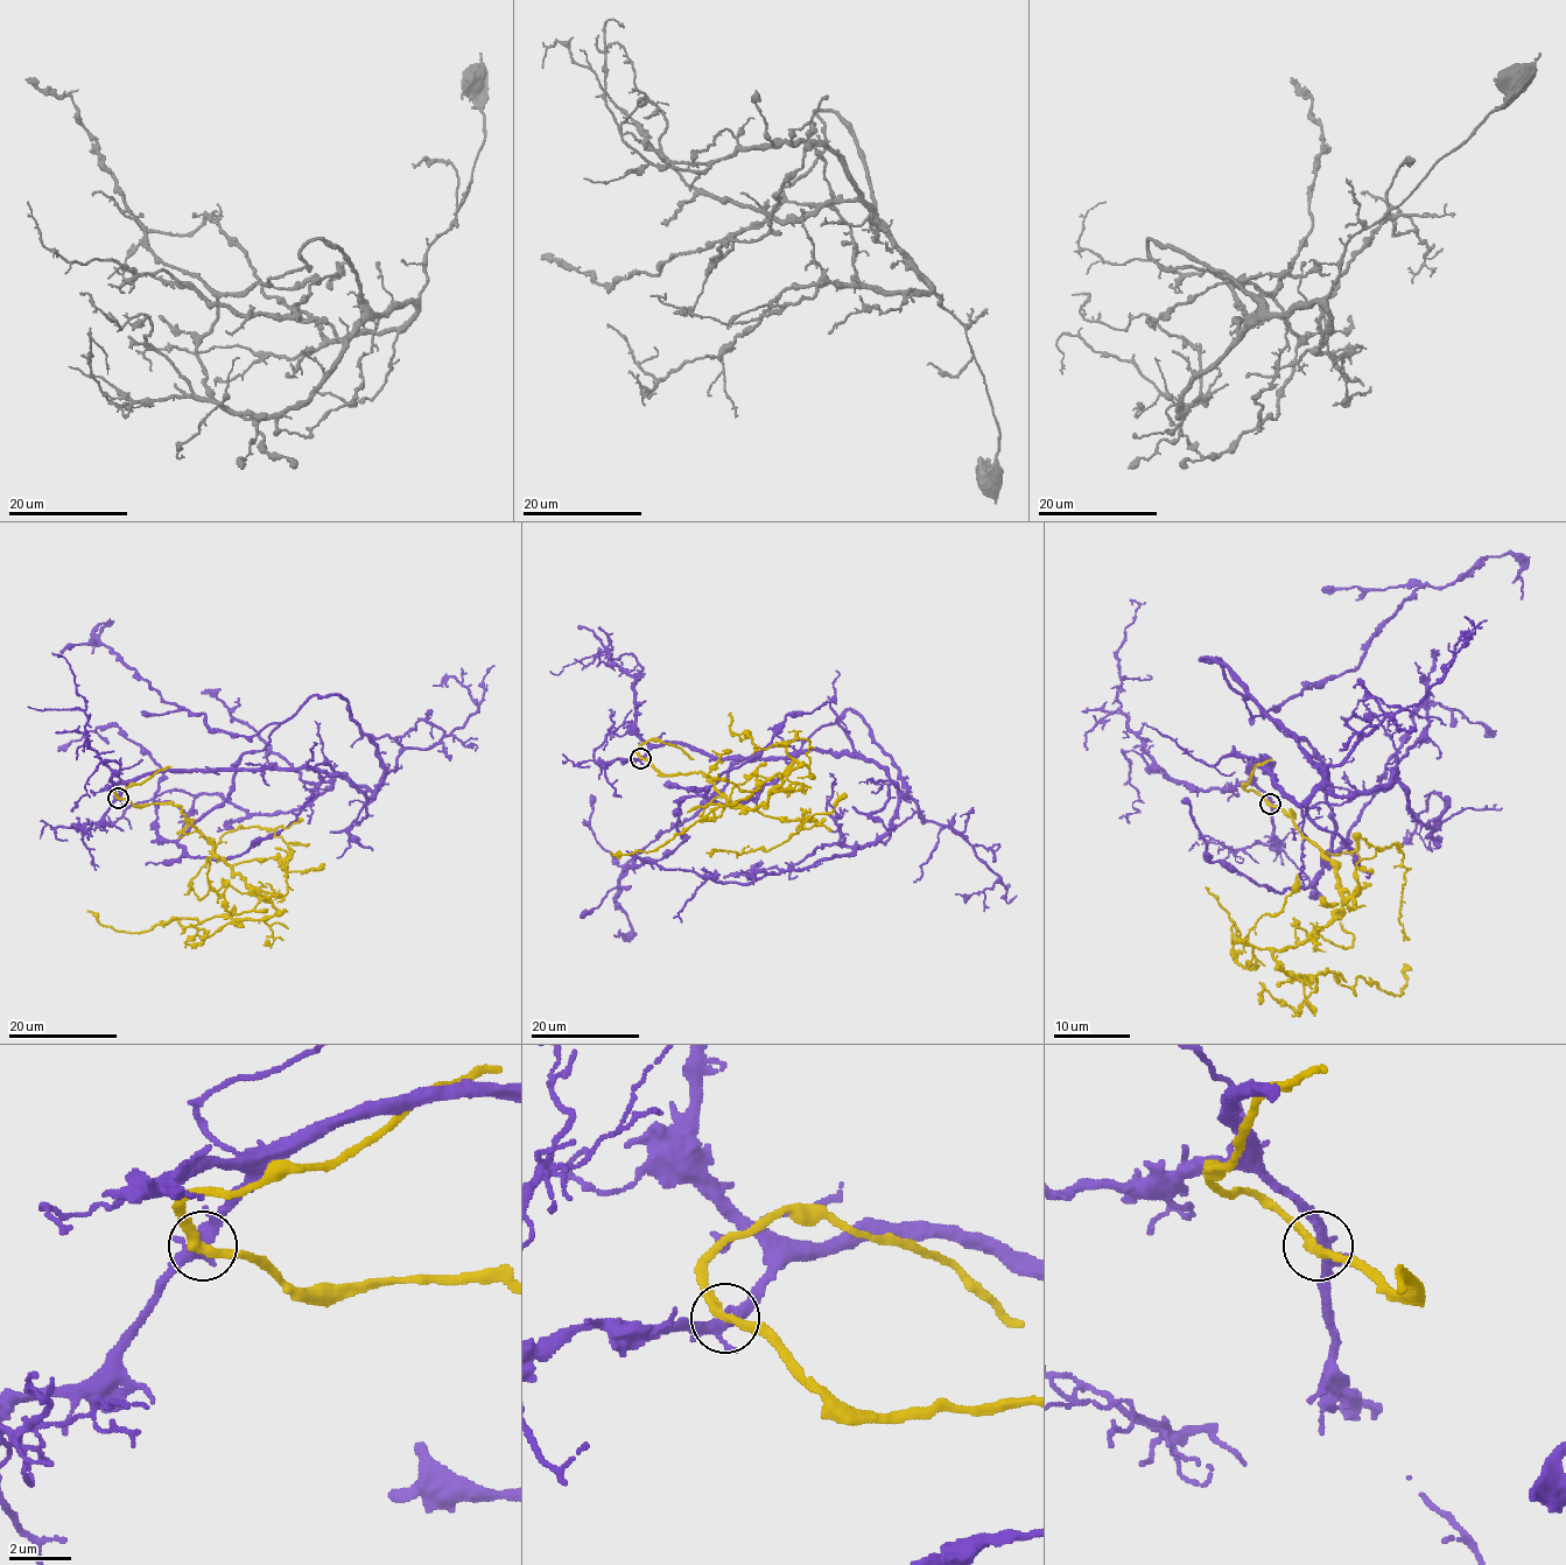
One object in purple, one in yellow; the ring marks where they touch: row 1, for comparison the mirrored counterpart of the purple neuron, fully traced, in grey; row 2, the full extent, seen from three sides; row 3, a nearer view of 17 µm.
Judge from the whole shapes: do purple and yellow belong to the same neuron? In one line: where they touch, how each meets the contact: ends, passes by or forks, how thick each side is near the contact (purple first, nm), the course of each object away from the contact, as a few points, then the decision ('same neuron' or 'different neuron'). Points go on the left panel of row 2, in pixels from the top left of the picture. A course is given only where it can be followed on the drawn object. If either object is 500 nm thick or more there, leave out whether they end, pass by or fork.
(118, 798) | purple forks | yellow passes by | 320/300 nm | purple via (118, 797), (275, 769), (367, 797), (383, 759), (311, 695), (164, 841), (162, 770), (118, 727), (57, 751) | yellow via (118, 797), (176, 804), (275, 912), (184, 927), (173, 919), (128, 933), (86, 911) | different neuron

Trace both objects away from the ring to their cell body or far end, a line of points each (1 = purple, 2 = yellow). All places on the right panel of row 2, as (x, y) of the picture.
1: (1269, 802), (1250, 766), (1298, 802), (1319, 766), (1202, 659), (1327, 770), (1322, 864), (1423, 701), (1494, 737)
2: (1269, 802), (1294, 813), (1342, 899), (1278, 966), (1402, 995), (1403, 965)

